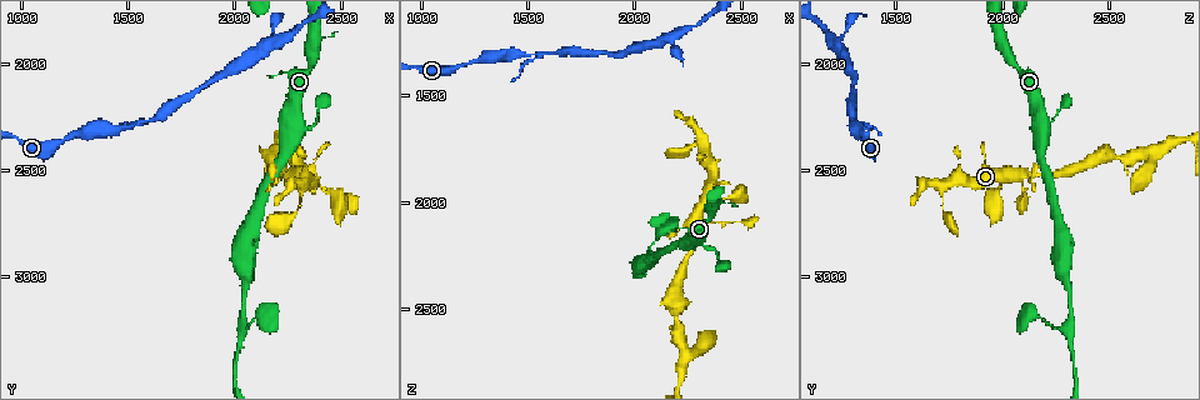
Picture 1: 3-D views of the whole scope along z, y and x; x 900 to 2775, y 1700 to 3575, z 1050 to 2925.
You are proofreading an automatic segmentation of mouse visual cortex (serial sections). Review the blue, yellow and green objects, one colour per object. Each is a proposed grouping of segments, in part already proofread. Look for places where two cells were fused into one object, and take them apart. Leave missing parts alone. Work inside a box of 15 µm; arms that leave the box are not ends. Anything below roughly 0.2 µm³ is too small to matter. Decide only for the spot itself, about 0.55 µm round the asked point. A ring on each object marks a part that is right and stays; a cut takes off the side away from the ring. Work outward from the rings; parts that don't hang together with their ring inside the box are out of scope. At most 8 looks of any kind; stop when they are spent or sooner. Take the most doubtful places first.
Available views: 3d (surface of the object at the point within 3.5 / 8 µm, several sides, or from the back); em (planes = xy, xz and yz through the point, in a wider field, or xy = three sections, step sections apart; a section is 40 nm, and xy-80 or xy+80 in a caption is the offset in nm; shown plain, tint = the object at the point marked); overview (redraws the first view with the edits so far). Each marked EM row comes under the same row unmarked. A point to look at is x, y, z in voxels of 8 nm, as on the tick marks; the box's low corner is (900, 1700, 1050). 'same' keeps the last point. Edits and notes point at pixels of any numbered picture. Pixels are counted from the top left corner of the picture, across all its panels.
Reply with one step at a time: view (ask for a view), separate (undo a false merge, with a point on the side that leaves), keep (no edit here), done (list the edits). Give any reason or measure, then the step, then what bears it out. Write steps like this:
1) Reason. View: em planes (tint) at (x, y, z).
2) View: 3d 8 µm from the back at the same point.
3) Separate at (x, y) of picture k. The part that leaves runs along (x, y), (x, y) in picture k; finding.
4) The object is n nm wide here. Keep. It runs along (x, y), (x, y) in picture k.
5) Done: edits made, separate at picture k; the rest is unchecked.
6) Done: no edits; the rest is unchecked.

Side arm on a straight run. View: 3d 3.5 µm from the back at (2040, 3240, 2300).

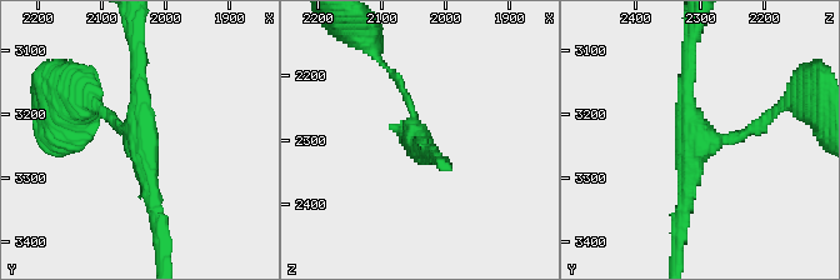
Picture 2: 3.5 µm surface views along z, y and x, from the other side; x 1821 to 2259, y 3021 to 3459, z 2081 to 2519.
Need the tissue. View: em xy step 5 (tint) at (2040, 3240, 2315).

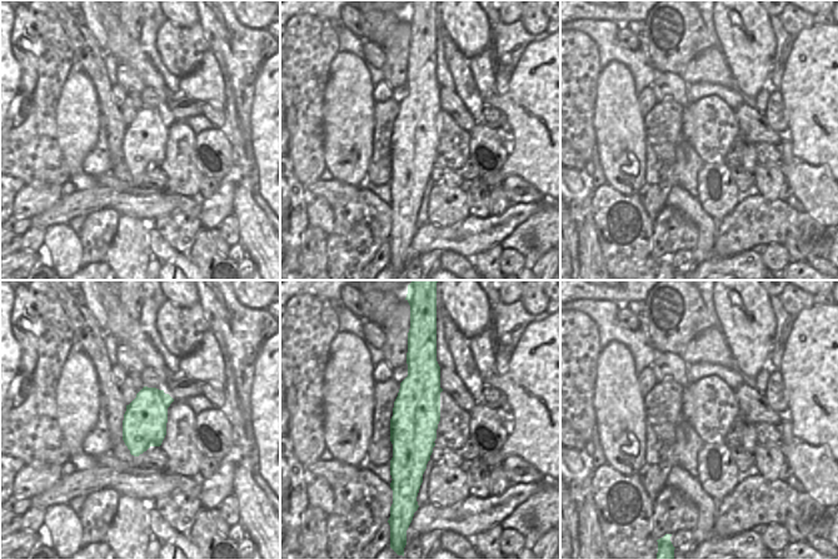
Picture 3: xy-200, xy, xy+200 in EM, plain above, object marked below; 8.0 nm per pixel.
Keep. It runs along (410, 355), (415, 362), (417, 485) in picture 3; all the same cell.

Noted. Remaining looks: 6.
A narrow waist. View: 3d 3.5 µm at (2300, 2690, 1730).

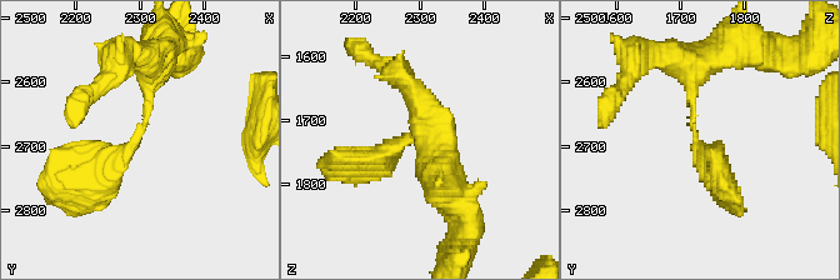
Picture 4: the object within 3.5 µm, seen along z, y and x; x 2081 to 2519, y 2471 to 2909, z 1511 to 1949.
Shape alone is not enough. View: em xy step 5 (tint) at (2305, 2690, 1725).

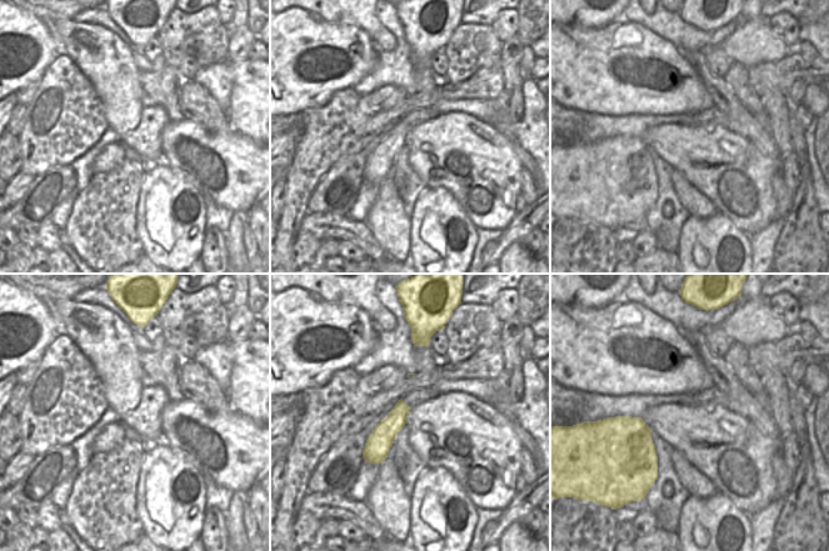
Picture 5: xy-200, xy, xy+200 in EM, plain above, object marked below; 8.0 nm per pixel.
Another direction. View: em planes (tint) at the same point.

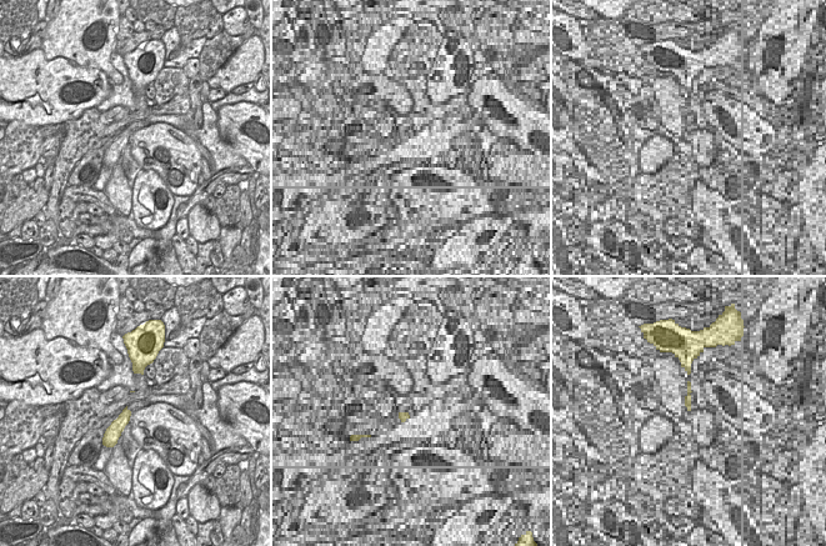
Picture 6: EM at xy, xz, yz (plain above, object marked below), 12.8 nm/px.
Keep. It runs along (159, 61), (140, 138), (75, 184) in picture 4; one cell here.

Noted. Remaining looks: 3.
A narrow waist. View: 3d 3.5 µm at (2200, 2460, 2560).

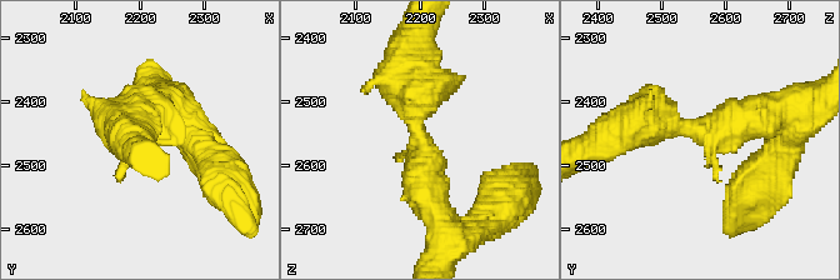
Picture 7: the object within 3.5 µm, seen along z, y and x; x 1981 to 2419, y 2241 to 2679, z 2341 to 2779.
Need the tissue. View: em planes (tint) at (2200, 2445, 2555).

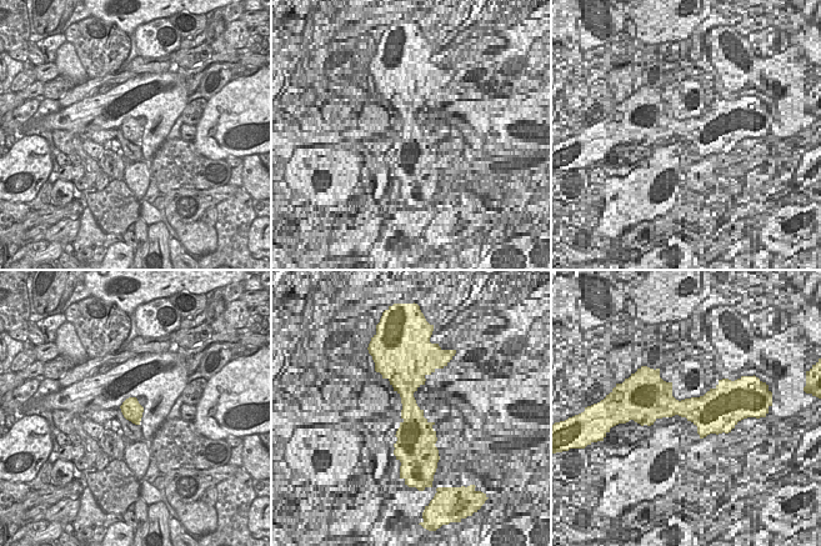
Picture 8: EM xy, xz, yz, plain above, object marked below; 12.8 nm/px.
View: em xy step 1 (tint) at the same point.

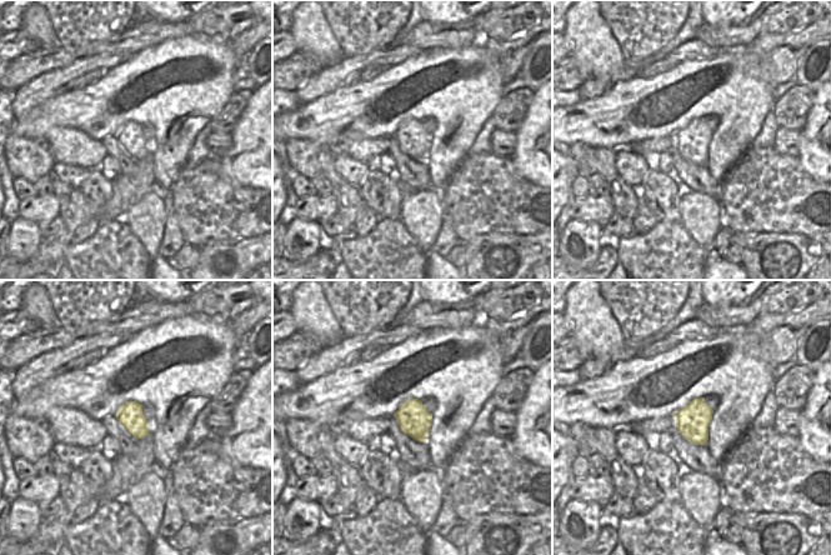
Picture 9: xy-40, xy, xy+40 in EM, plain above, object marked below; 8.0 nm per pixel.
The object is 260 nm wide here. Keep. It runs along (408, 61), (423, 186), (434, 209) in picture 7; one cell here.

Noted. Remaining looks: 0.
Done: no edits; the rest is unchecked.

